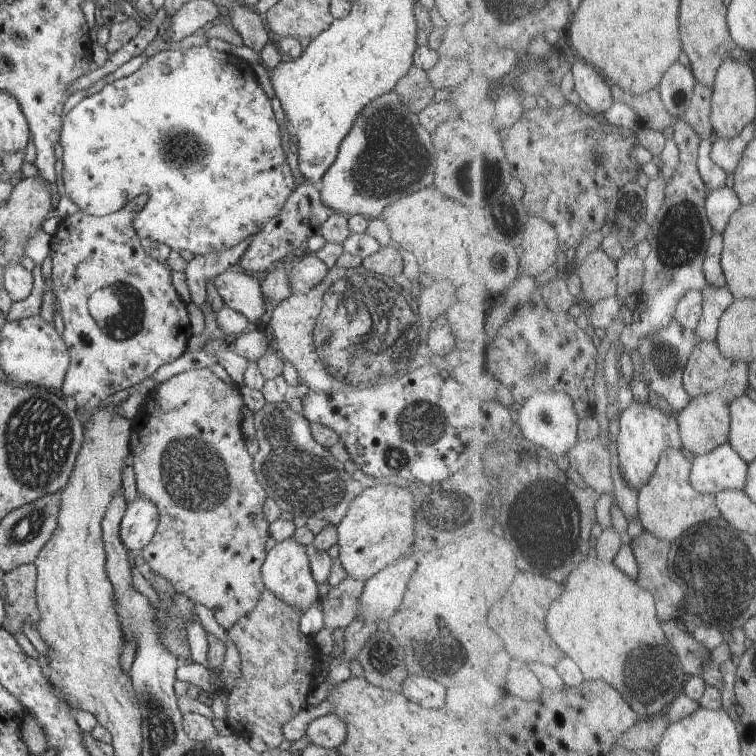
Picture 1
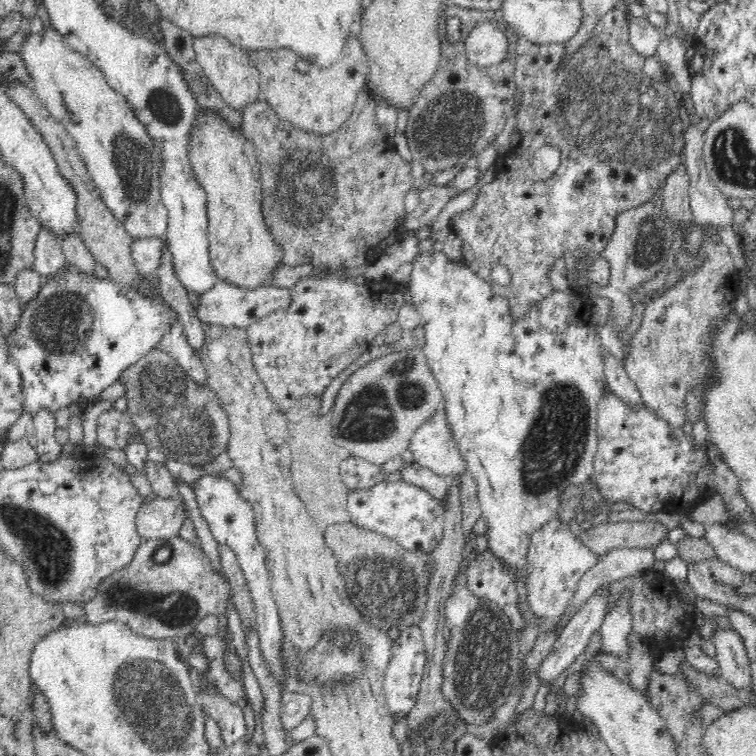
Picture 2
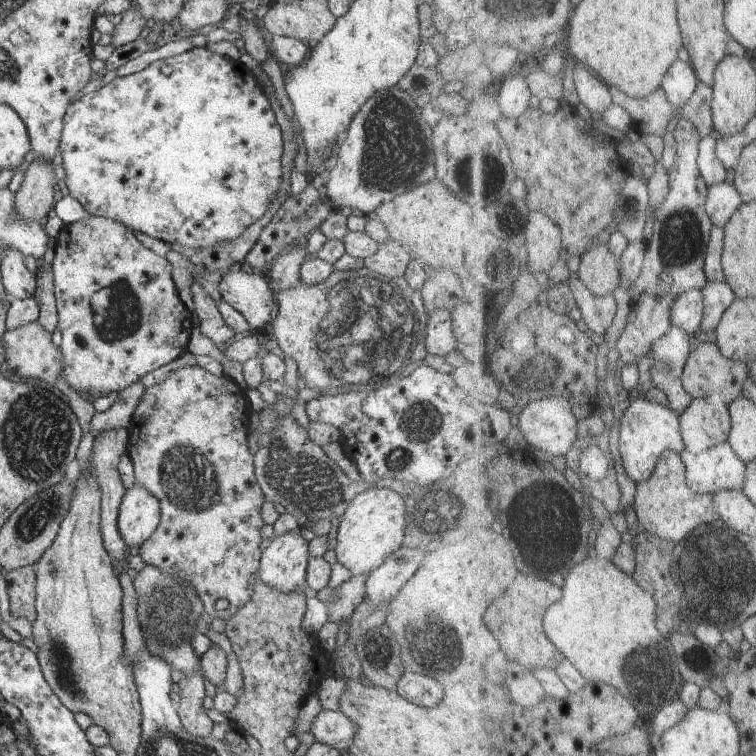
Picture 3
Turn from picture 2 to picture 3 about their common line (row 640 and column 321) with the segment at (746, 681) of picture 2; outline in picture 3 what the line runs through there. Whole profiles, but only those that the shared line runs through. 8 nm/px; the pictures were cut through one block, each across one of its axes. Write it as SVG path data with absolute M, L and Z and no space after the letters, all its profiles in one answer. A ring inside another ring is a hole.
M322 710L313 720L311 731L316 741L346 752L355 728L344 713Z

